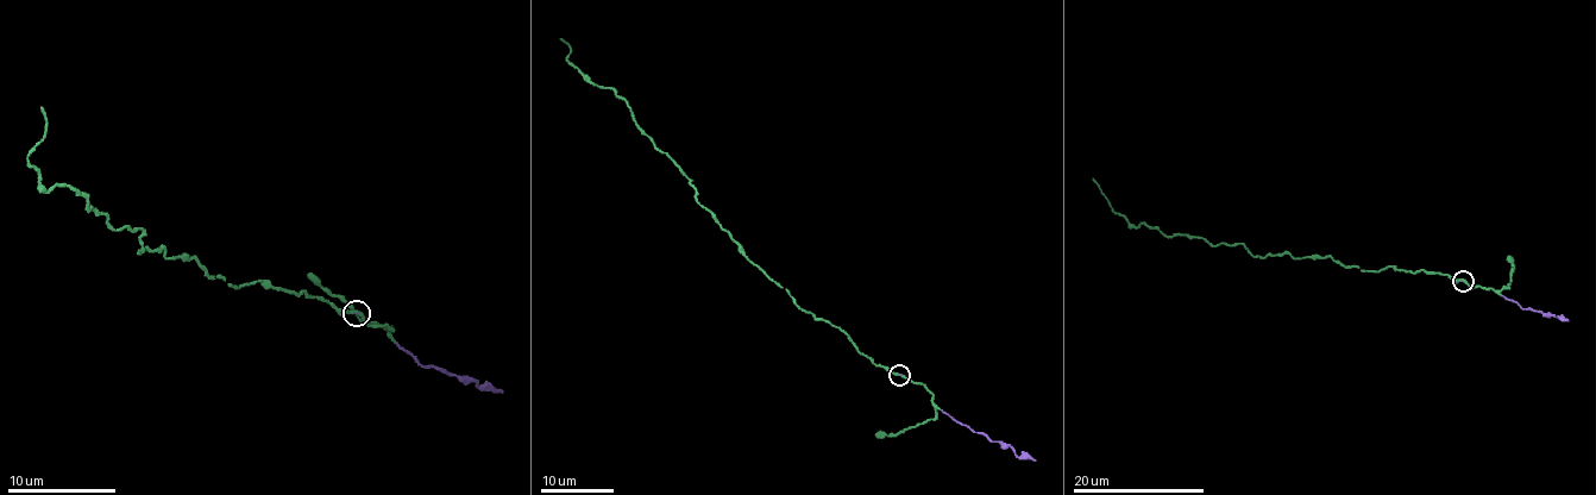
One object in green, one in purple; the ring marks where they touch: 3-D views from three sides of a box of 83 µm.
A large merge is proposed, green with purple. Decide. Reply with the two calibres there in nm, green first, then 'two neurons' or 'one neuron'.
240 nm thick on the green side, 80 nm on the other; one neuron

